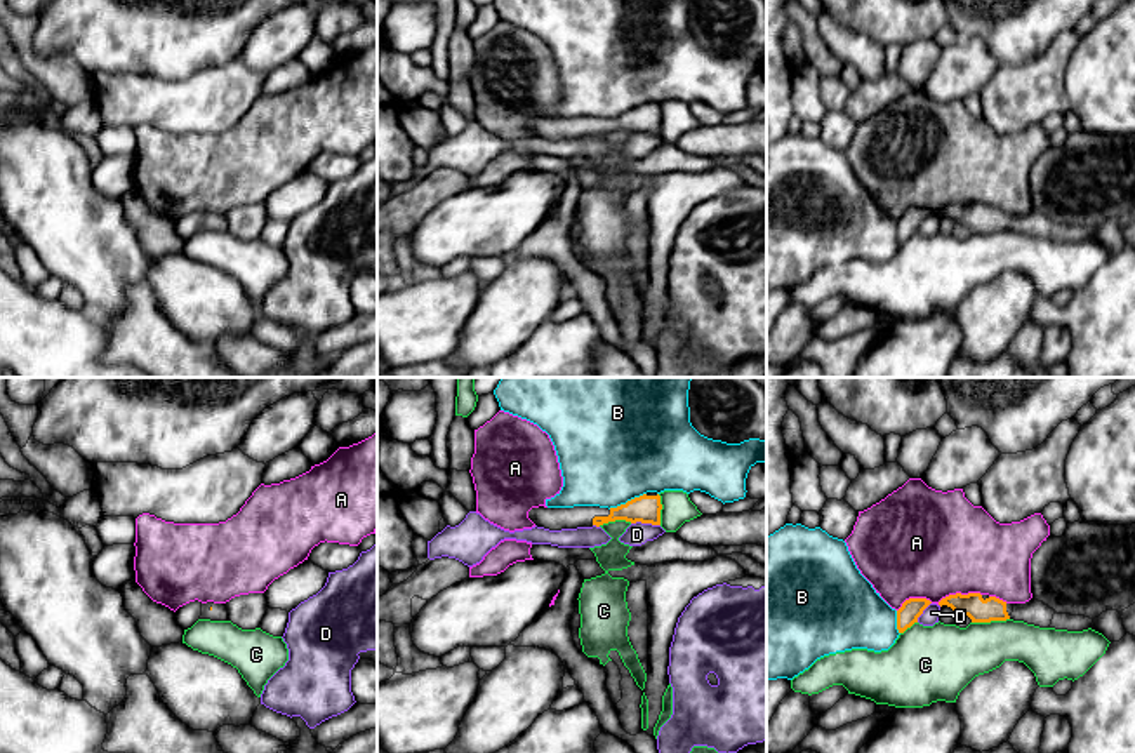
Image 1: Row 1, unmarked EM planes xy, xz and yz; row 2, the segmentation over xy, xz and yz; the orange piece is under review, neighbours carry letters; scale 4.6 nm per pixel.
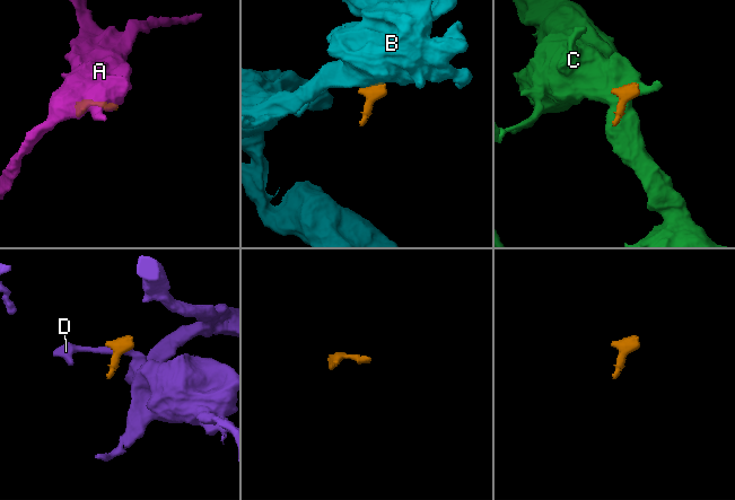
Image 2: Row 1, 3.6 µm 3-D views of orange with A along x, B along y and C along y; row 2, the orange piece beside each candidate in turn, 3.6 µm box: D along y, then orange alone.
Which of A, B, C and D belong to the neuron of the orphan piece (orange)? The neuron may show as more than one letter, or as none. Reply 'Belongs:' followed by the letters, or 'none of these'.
Belongs: none of these

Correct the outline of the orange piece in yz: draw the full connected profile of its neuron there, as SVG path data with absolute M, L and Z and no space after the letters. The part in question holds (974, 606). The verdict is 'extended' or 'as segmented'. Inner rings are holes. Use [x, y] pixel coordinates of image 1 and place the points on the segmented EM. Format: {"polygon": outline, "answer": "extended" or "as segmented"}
{"polygon": "M980 593L968 595L949 595L939 602L939 605L947 605L954 612L961 612L972 619L972 623L991 623L991 621L1006 621L1010 619L1006 612L1006 602L989 596L982 598Z", "answer": "as segmented"}

